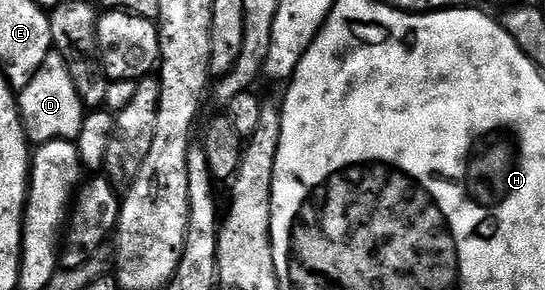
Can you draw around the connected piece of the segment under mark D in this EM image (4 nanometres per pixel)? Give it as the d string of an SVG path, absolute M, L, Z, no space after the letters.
M54 52L46 56L44 67L36 73L34 80L30 80L30 84L19 91L18 105L24 135L28 137L29 143L74 140L78 132L82 132L86 107L78 96L78 88L74 88L74 80L70 80L66 60Z

